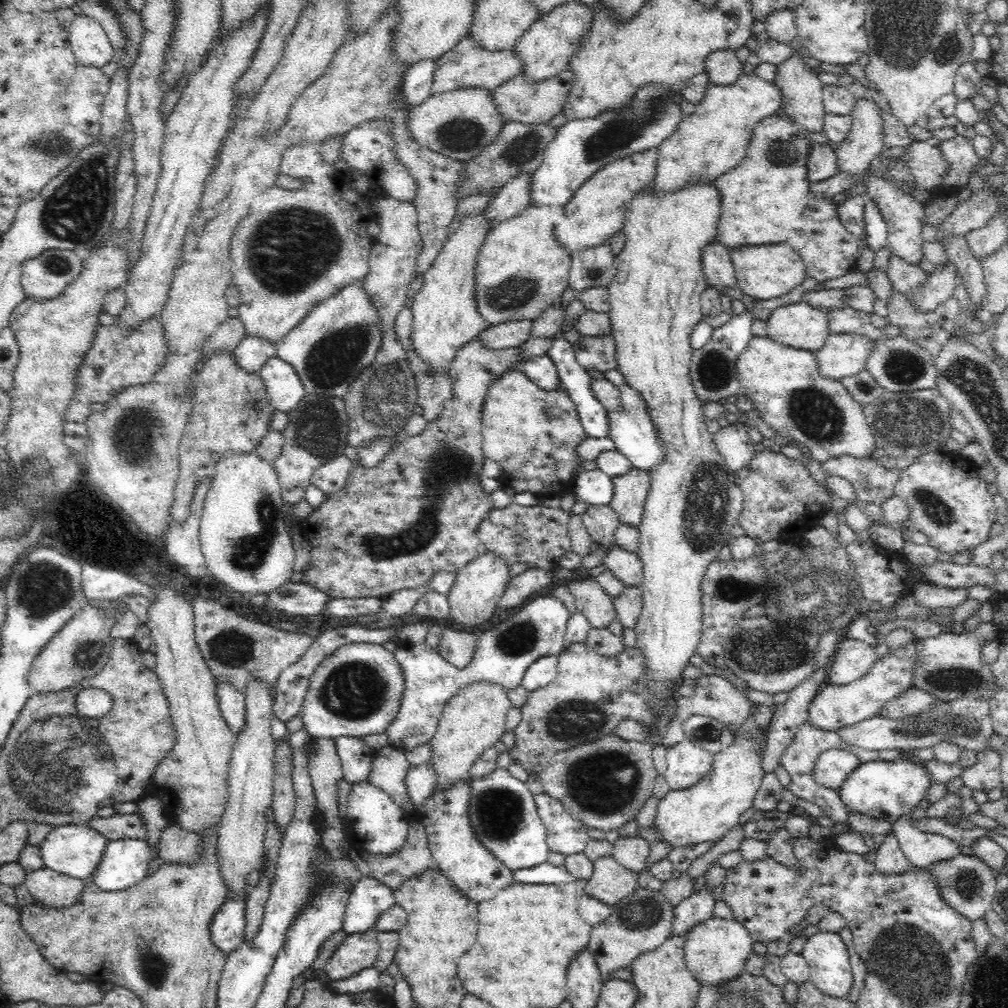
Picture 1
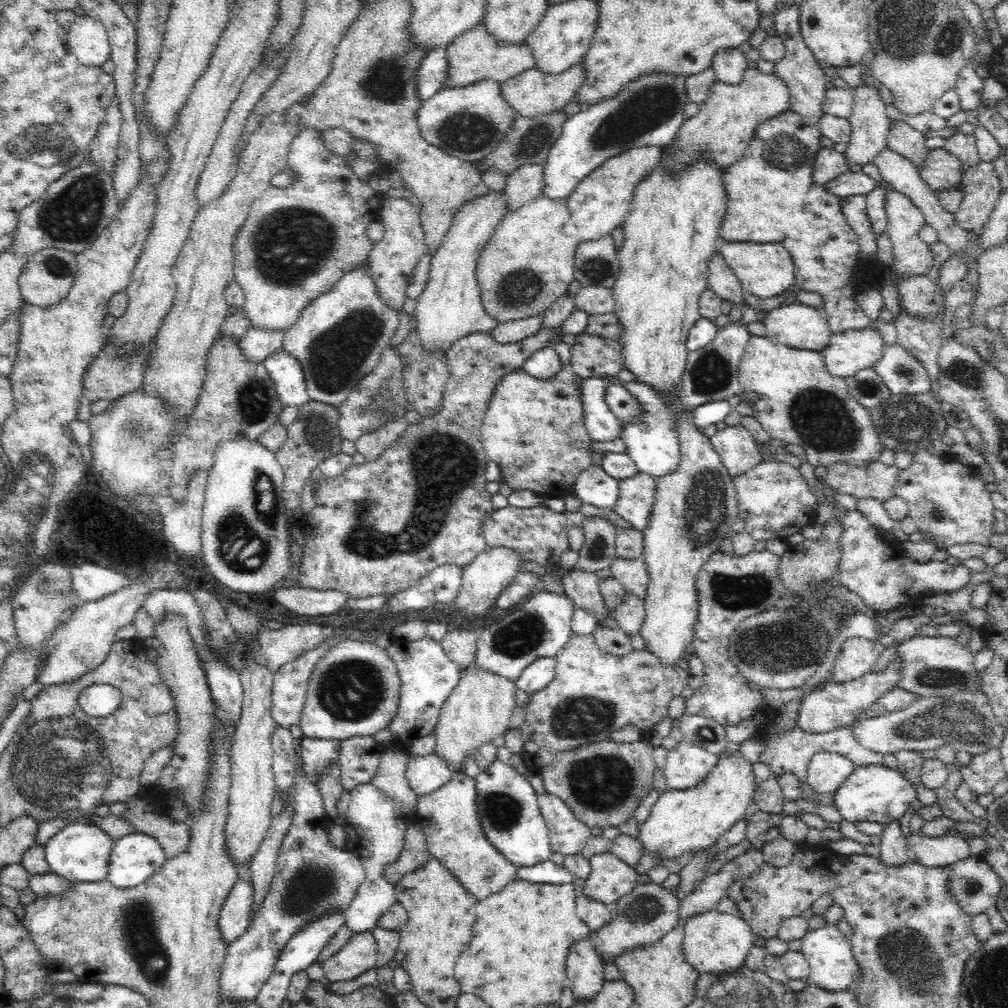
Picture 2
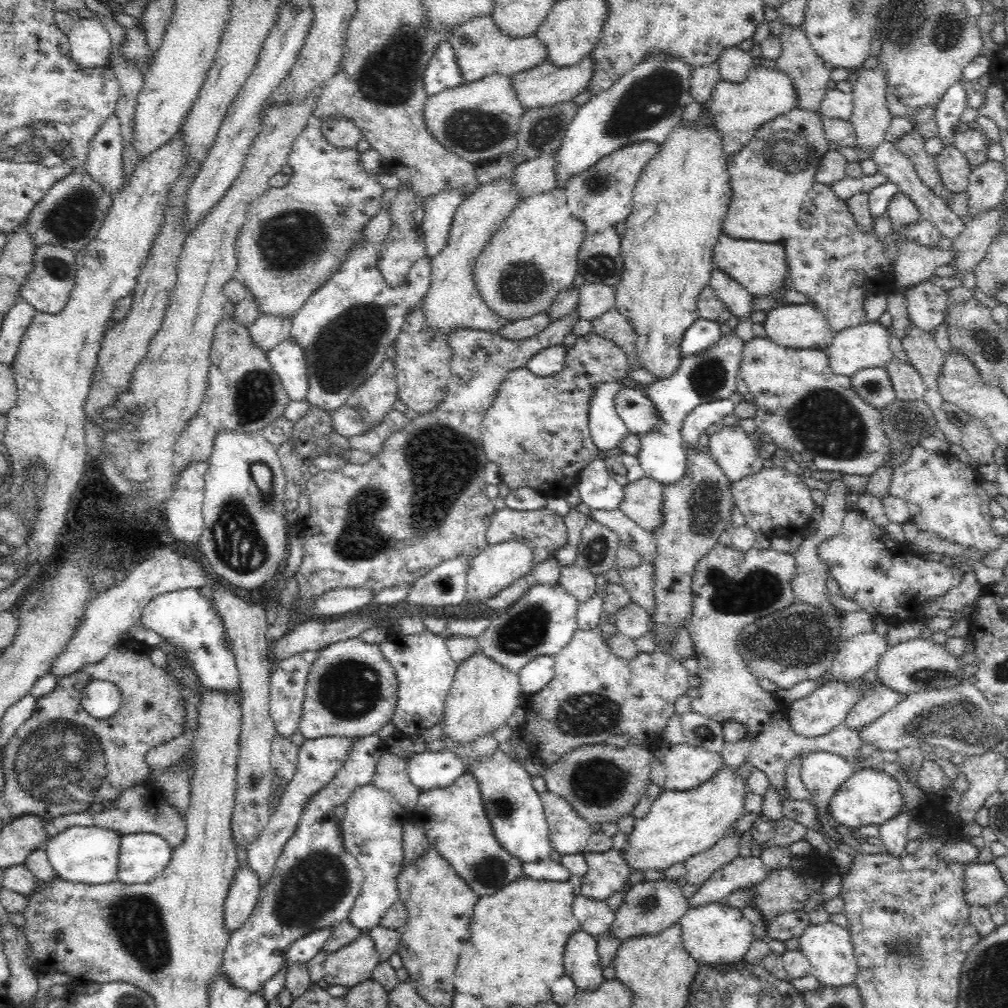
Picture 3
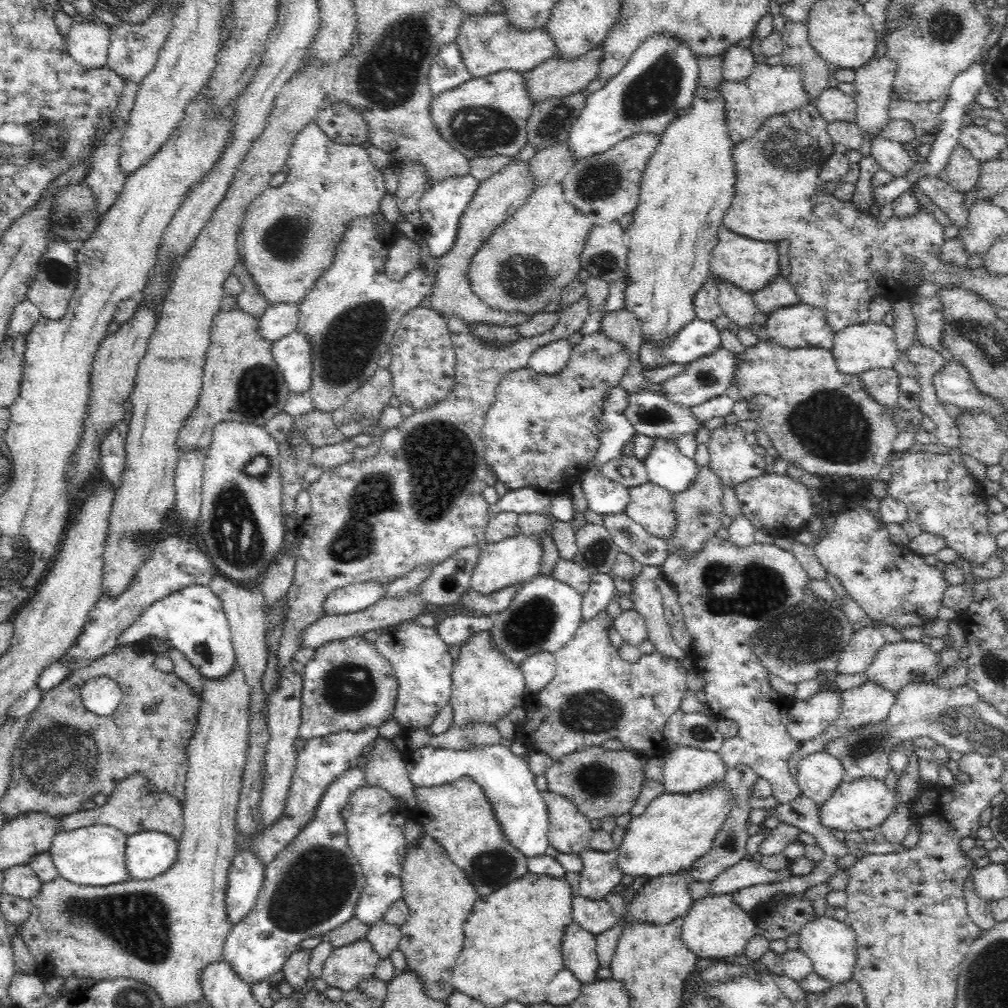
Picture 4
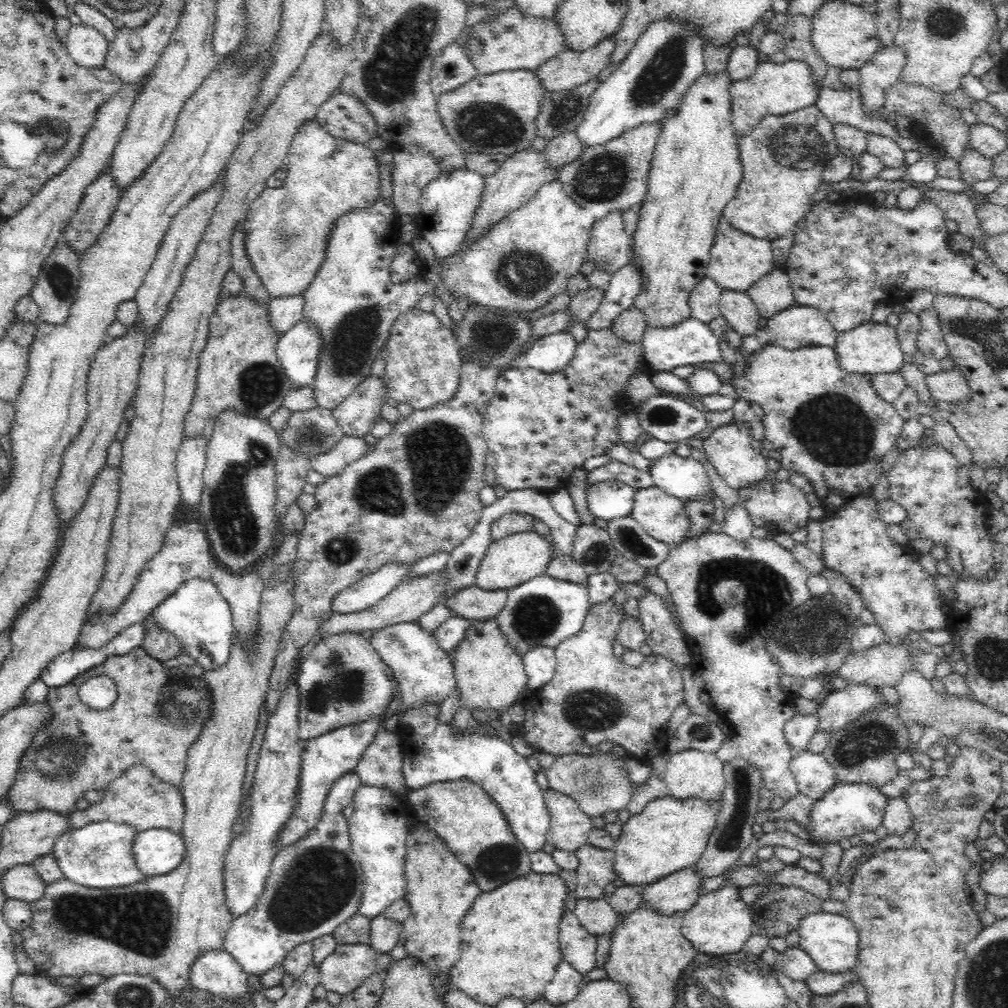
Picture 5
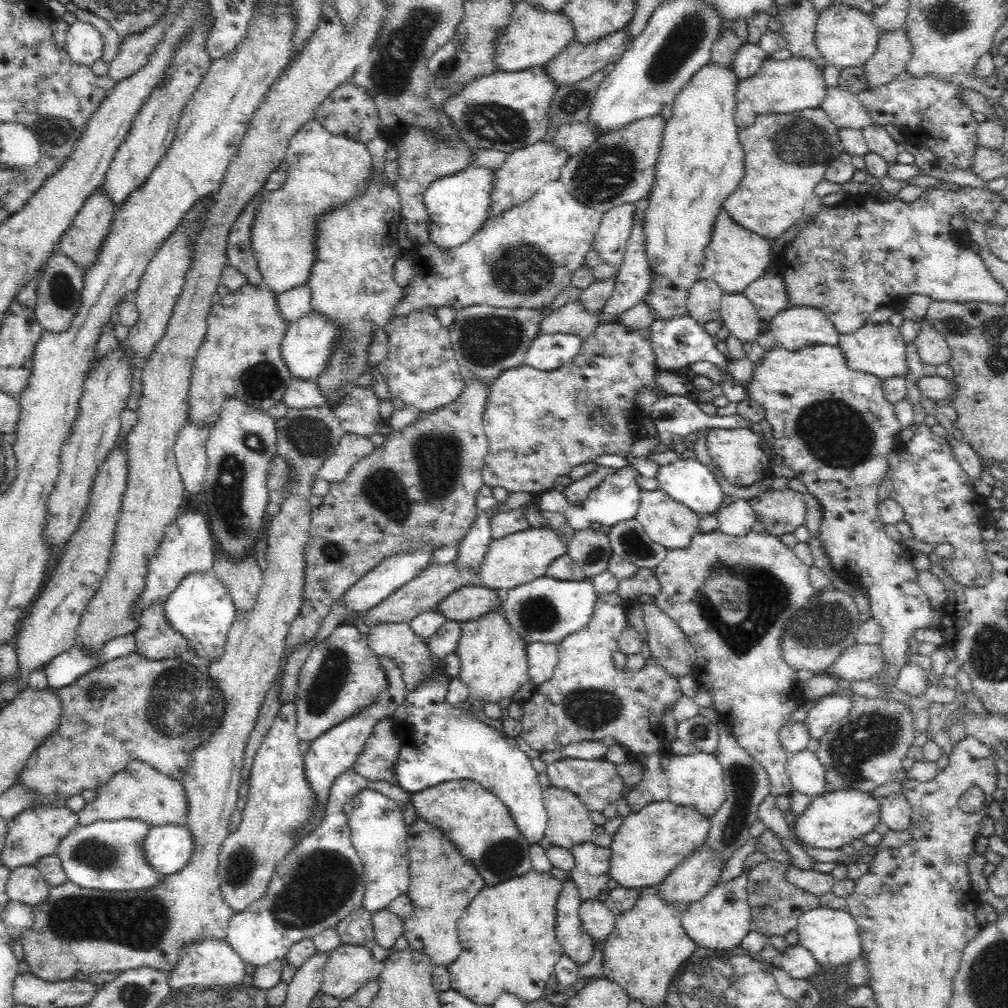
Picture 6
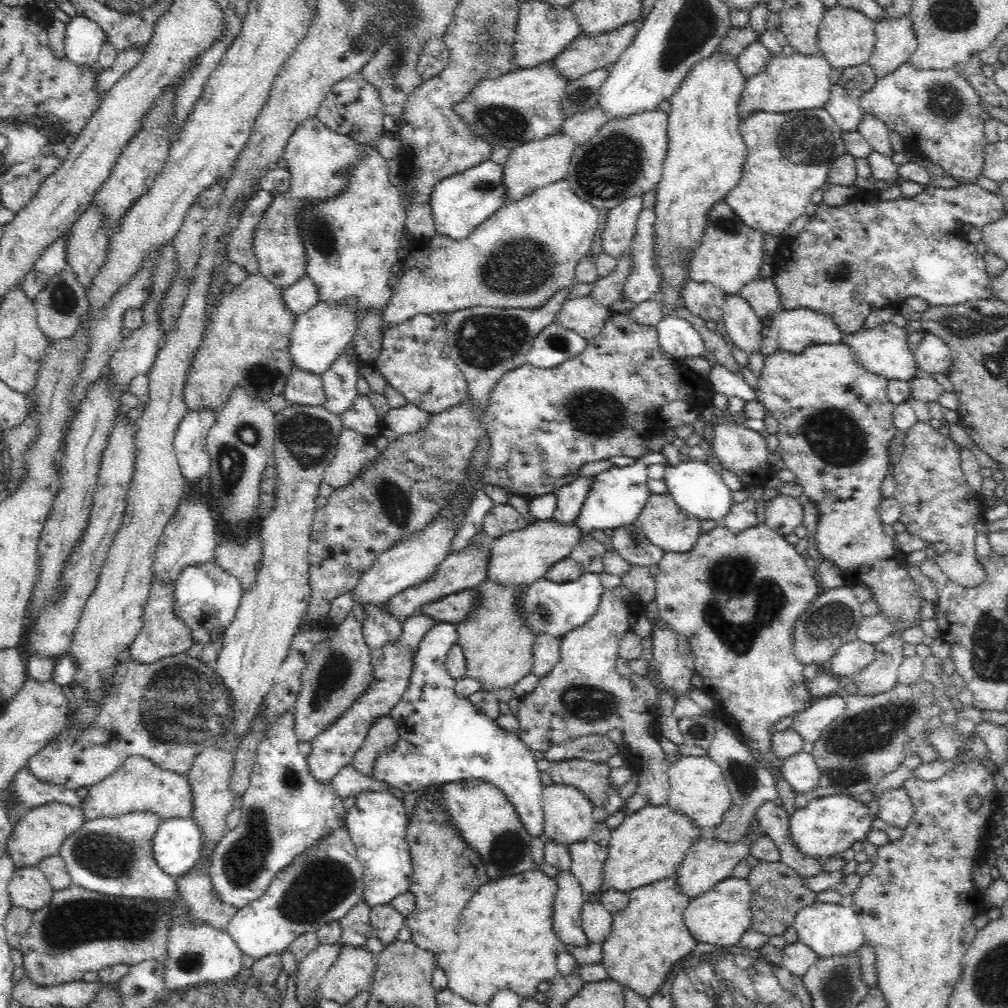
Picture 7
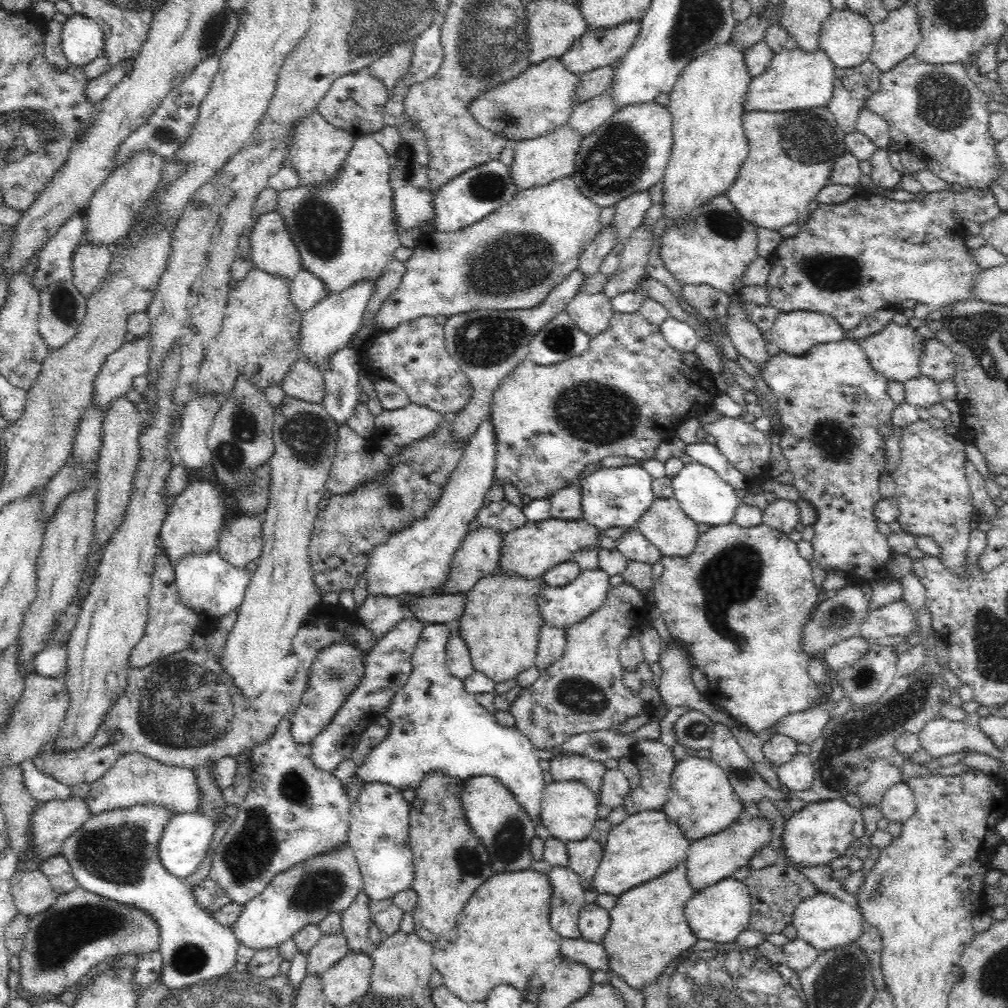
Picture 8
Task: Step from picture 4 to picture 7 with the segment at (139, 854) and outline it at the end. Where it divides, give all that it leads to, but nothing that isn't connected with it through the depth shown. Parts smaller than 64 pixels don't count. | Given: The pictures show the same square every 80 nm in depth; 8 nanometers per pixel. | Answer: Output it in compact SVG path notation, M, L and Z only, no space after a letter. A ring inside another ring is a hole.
M169 818L162 821L154 836L152 836L152 851L156 865L160 867L167 875L179 877L188 873L198 862L198 858L203 852L203 834L200 833L200 828L196 825L195 818Z

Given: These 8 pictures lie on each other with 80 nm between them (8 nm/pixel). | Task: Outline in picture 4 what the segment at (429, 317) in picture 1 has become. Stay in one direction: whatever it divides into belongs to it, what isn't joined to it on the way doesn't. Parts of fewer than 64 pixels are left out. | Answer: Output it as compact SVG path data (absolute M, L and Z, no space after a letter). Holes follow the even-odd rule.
M518 162L506 166L498 174L494 174L486 180L479 182L474 196L466 204L466 208L460 214L460 221L456 241L452 248L442 256L436 258L432 292L430 293L430 309L444 320L450 317L458 317L464 323L471 324L492 324L496 326L516 326L529 320L530 316L523 312L502 312L494 310L485 302L482 302L469 285L467 270L469 262L477 250L480 250L484 243L488 242L493 231L504 223L509 216L512 216L520 206L528 200L528 196L534 190L534 176L531 175L529 162Z

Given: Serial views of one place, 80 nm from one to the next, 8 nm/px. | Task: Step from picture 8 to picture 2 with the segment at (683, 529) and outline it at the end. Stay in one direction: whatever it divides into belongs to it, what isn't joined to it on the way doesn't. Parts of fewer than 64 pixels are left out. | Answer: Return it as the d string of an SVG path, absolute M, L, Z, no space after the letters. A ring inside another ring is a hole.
M638 471L618 482L618 498L612 510L628 522L628 526L639 531L646 529L651 522L651 508L655 502L655 477Z

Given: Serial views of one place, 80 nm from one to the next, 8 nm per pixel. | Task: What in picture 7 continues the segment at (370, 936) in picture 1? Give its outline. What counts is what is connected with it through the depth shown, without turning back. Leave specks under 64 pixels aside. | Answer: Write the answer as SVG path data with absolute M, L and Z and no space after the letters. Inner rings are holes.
M340 945L338 958L321 980L319 993L326 1000L344 1005L370 987L376 969L376 957L365 947Z

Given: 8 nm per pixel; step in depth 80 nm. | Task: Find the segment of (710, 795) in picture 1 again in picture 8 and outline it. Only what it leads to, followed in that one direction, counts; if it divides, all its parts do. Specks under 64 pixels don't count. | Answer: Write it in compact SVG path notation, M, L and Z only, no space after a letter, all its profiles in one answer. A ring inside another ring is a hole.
M663 809L631 814L620 824L613 826L608 833L604 844L604 858L593 878L592 889L599 894L619 896L632 887L647 883L671 871L678 863L684 863L690 843L678 825L670 824Z

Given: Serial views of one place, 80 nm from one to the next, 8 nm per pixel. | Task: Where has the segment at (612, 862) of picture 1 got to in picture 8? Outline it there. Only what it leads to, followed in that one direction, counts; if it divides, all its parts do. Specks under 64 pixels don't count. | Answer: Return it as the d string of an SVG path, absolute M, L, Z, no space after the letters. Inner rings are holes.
M590 836L579 841L567 842L565 845L570 869L579 876L584 890L592 889L593 878L601 859L604 858L604 846Z

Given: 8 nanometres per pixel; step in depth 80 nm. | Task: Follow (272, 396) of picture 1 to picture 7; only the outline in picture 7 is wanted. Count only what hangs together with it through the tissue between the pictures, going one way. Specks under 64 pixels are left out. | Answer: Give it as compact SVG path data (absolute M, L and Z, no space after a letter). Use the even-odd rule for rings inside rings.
M350 297L339 305L318 302L308 312L297 316L288 336L288 358L292 358L293 367L322 376L353 340L357 329L356 316L358 307Z

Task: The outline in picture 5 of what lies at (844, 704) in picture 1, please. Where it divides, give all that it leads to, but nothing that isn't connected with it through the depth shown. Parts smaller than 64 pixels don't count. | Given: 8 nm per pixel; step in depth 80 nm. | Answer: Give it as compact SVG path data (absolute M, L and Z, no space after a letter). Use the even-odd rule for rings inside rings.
M824 701L818 703L817 711L812 714L803 715L796 712L795 716L783 726L785 740L795 753L804 751L810 738L819 730L820 715L818 715L818 710L822 704Z

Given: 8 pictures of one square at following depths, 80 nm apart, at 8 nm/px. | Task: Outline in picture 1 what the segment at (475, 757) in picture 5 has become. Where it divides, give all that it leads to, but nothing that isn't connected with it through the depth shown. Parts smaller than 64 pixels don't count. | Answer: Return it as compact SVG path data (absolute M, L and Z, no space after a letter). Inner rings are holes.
M430 762L408 769L405 783L406 793L408 793L410 803L413 805L412 810L418 810L423 802L433 795L432 786L434 786L434 782L436 782L436 775L430 769ZM497 769L489 775L473 779L468 794L468 819L476 838L495 858L513 872L513 882L520 884L560 884L576 880L563 866L548 863L547 828L540 820L534 796L525 782Z

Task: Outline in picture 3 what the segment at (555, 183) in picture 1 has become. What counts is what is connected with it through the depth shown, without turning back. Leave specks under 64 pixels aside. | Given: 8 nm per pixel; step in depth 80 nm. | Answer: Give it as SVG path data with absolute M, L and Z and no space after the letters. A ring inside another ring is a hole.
M644 58L622 75L610 90L592 95L590 102L586 102L584 106L577 109L575 118L566 127L558 151L554 153L553 158L556 160L557 168L556 186L553 188L565 190L565 184L574 175L592 168L596 162L600 162L602 158L614 154L626 145L638 141L652 141L661 146L664 141L668 140L670 132L680 126L685 107L693 101L690 84L691 71L684 61L680 61L680 58Z

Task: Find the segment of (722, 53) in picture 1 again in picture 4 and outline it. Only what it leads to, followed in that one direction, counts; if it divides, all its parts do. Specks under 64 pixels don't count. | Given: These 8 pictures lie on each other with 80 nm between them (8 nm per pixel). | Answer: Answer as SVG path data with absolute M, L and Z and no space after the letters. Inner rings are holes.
M737 44L728 48L721 55L722 78L728 82L742 82L750 76L752 68L760 59L756 58L749 48Z

